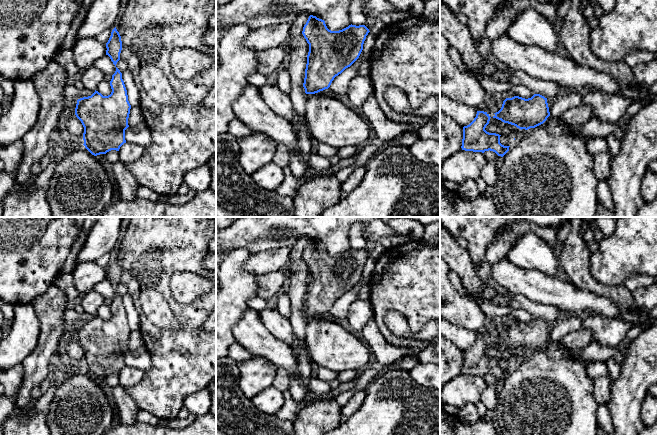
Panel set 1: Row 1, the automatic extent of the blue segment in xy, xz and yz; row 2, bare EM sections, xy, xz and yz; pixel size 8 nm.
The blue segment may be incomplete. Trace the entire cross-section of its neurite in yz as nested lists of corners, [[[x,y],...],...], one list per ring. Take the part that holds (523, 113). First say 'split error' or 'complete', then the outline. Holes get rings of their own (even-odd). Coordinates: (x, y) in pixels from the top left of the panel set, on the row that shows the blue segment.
complete; [[[534,94],[528,99],[519,96],[506,98],[501,109],[494,114],[493,118],[521,130],[535,128],[550,116],[547,98],[540,94]]]

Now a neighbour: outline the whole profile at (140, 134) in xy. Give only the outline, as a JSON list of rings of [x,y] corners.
[[[145,122],[129,126],[125,130],[125,140],[128,143],[140,145],[145,148],[152,142],[151,131]]]

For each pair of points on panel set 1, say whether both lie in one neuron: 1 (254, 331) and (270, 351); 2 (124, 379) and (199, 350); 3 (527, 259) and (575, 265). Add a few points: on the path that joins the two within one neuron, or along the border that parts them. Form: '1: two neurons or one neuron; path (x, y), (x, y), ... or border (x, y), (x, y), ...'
1: one neuron; path (255, 336), (265, 346)
2: two neurons; border (144, 372), (141, 379), (127, 389)
3: two neurons; border (557, 256), (560, 265)

